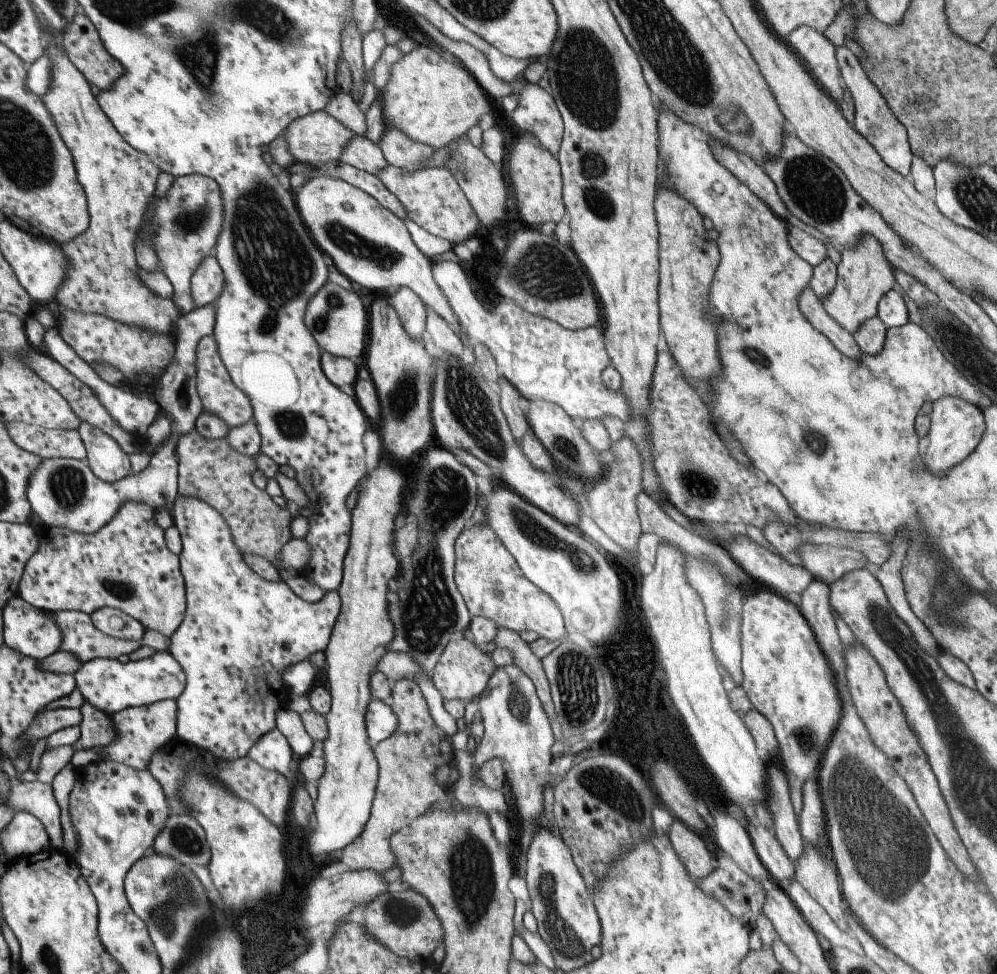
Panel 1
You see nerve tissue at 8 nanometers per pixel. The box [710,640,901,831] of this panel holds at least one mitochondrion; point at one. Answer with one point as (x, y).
(807, 740)

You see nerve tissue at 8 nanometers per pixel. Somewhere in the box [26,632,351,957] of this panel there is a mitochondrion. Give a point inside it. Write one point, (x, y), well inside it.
(162, 915)

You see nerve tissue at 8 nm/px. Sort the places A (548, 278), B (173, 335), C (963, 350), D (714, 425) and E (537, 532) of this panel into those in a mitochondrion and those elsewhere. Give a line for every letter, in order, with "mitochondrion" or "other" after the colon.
A: mitochondrion
B: other
C: mitochondrion
D: other
E: mitochondrion

